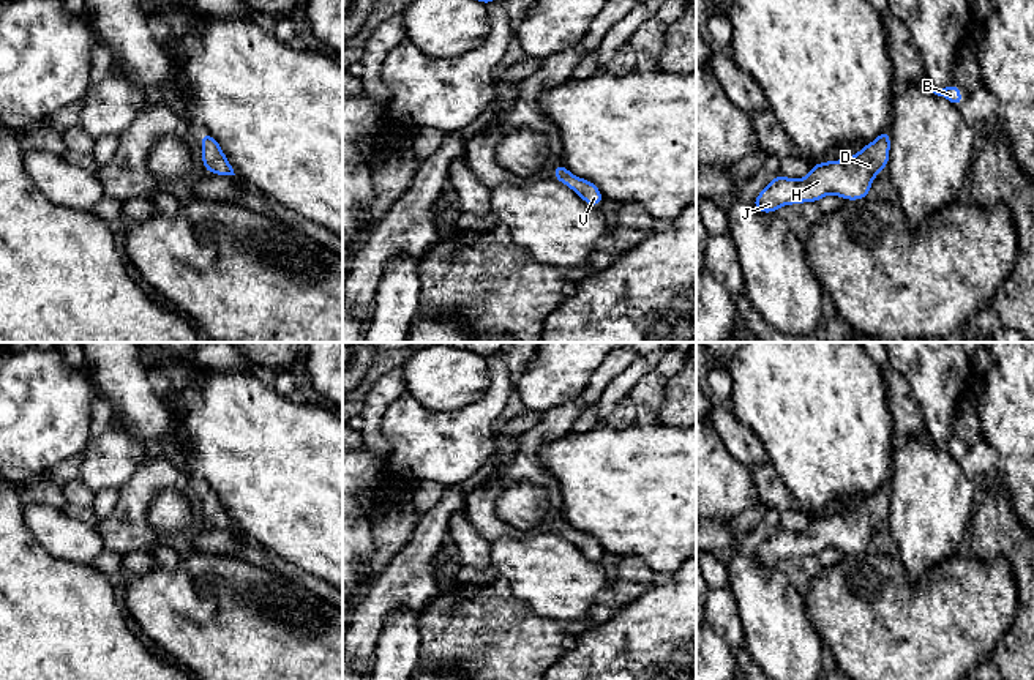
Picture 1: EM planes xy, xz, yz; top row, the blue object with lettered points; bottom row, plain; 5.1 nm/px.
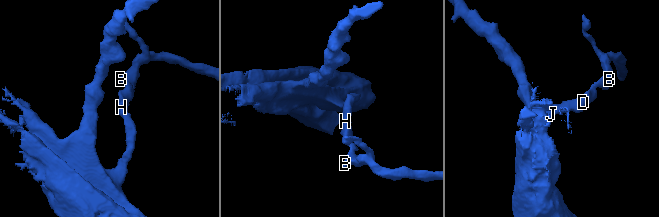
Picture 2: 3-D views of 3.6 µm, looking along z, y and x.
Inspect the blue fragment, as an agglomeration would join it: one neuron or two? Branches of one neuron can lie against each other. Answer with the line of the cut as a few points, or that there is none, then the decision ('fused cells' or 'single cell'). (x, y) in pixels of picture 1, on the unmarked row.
no cut | single cell

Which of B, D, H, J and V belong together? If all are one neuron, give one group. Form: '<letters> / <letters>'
B D H J V

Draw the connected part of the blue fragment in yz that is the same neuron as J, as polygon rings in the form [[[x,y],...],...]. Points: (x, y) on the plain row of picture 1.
[[[886,483],[846,513],[811,519],[802,533],[774,530],[751,557],[761,566],[775,566],[783,559],[816,557],[827,547],[837,547],[845,554],[860,554],[870,547],[875,530],[889,519],[889,505],[890,484]]]

